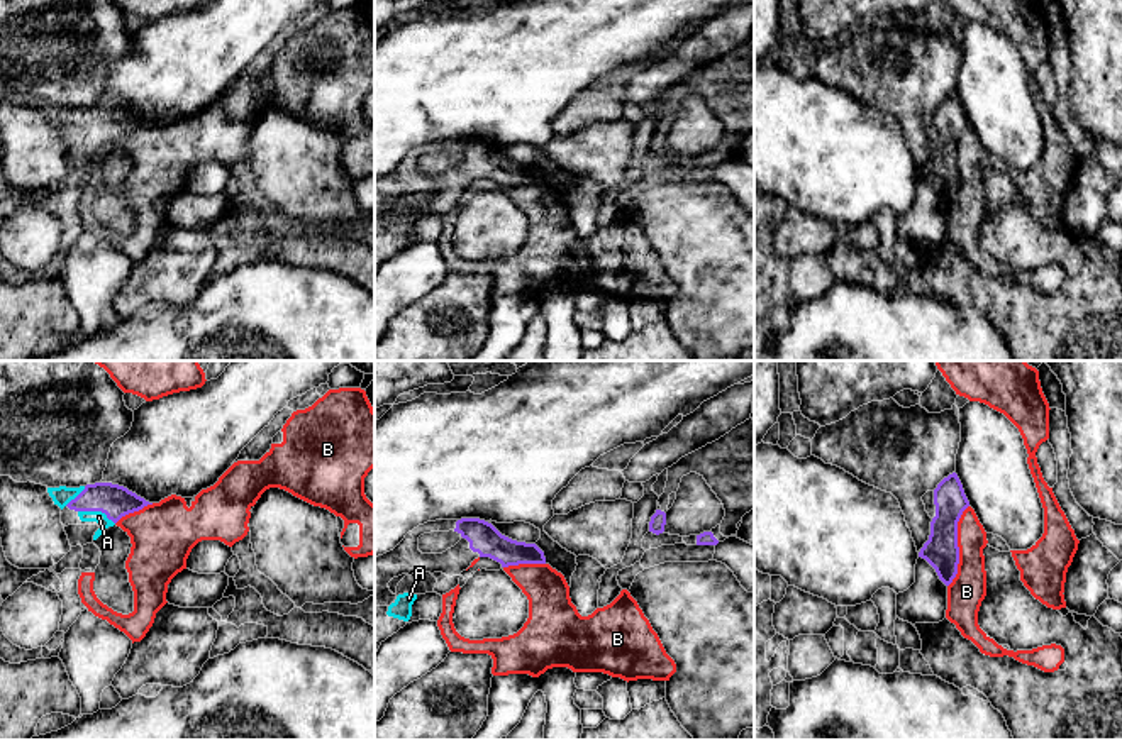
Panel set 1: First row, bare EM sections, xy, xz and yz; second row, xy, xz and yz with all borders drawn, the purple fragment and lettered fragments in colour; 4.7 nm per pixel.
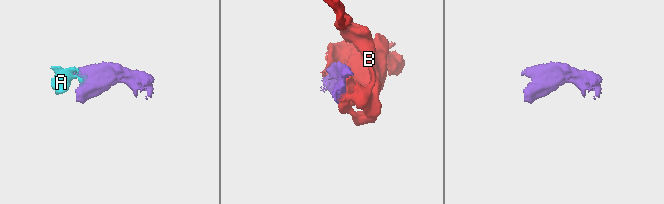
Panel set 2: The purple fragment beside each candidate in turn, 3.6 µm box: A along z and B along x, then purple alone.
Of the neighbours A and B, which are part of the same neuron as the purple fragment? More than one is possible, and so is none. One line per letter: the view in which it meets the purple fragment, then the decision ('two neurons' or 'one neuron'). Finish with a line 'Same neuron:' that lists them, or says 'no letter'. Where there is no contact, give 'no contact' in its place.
A: meets purple in xy; one neuron
B: meets purple in yz; two neurons
Same neuron: A

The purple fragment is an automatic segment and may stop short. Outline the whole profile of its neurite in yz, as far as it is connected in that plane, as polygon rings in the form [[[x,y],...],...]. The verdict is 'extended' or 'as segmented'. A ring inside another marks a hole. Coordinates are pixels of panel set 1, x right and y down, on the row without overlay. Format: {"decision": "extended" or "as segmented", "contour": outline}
{"decision": "as segmented", "contour": [[[956,93],[944,98],[934,110],[936,137],[930,142],[929,161],[919,173],[949,207],[958,195],[959,168],[958,142],[969,127],[963,105]]]}

